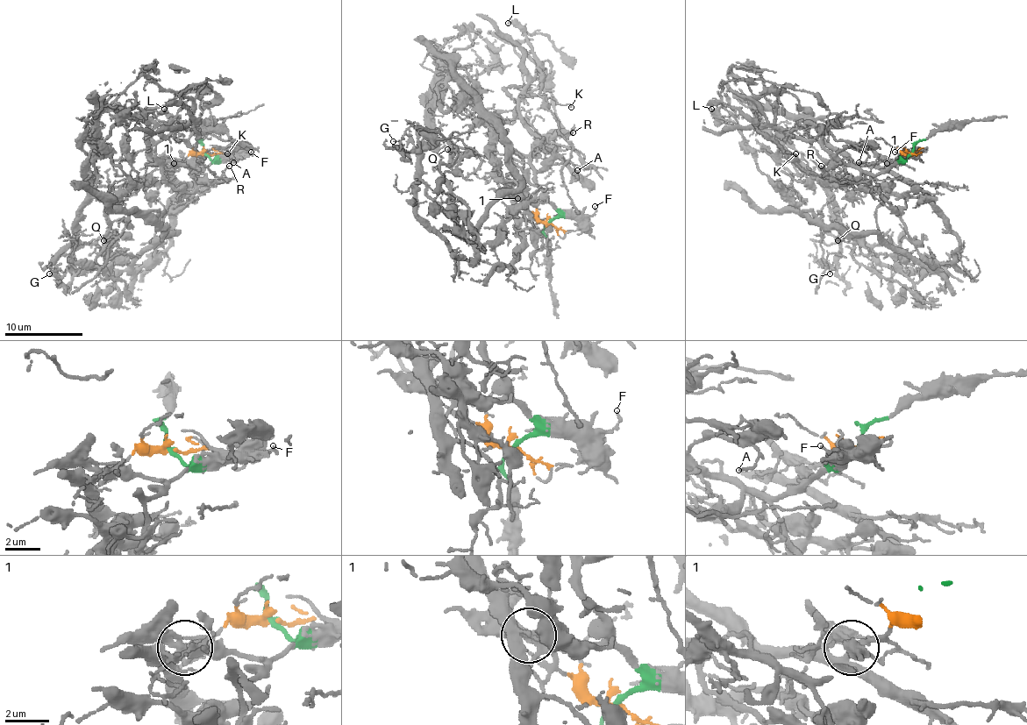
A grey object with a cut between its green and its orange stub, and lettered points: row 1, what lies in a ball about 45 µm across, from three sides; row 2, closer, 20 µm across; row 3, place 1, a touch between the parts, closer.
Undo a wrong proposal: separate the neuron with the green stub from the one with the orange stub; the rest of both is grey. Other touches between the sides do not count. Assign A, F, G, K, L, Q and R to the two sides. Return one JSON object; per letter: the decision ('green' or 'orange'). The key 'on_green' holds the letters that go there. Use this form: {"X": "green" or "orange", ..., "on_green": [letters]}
{"A": "green", "F": "green", "G": "orange", "K": "green", "L": "green", "Q": "orange", "R": "green", "on_green": ["A", "F", "K", "L", "R"]}

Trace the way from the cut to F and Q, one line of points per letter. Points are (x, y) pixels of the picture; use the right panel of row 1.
F: (911, 152), (905, 160), (895, 152)
Q: (911, 152), (873, 166), (866, 180), (852, 178), (846, 189), (829, 185), (829, 213), (849, 234), (837, 240)

